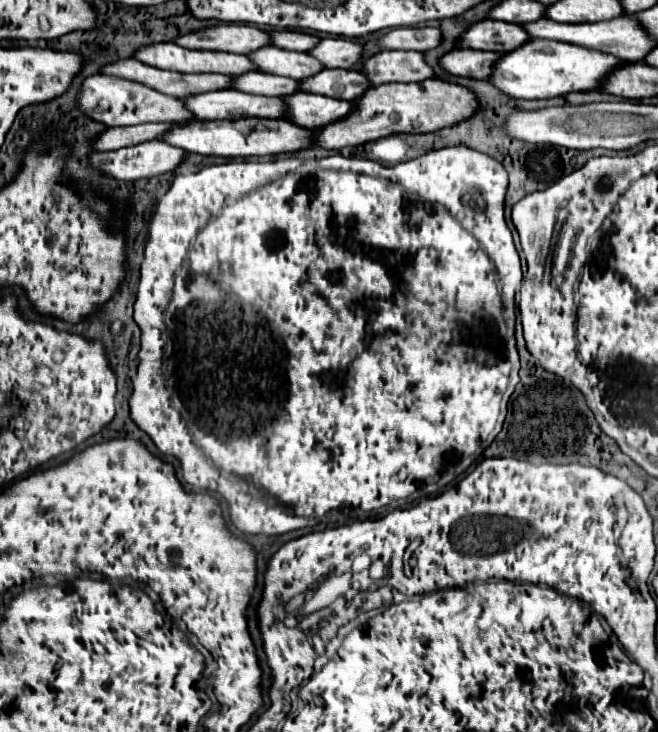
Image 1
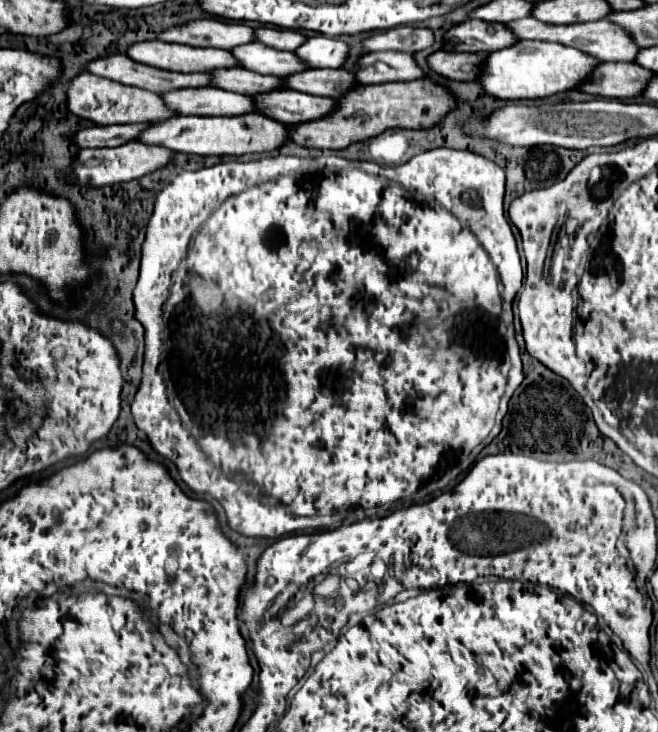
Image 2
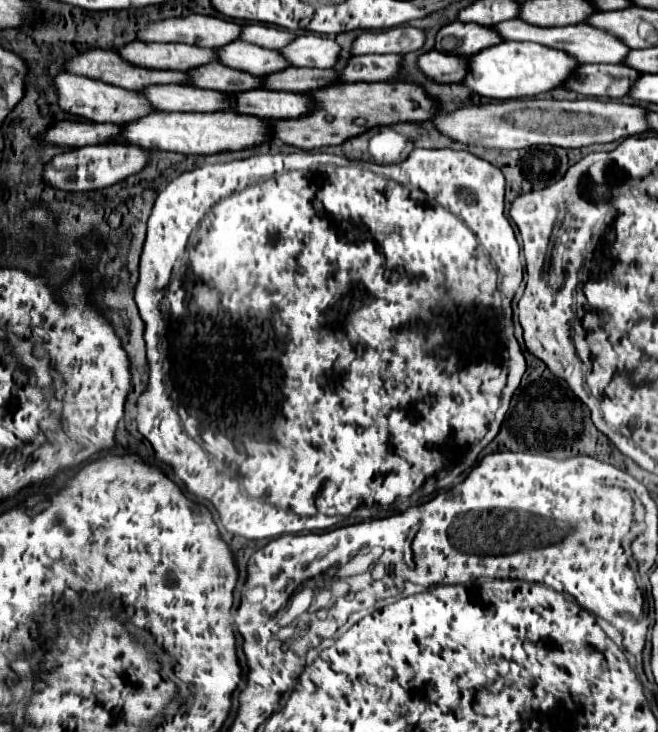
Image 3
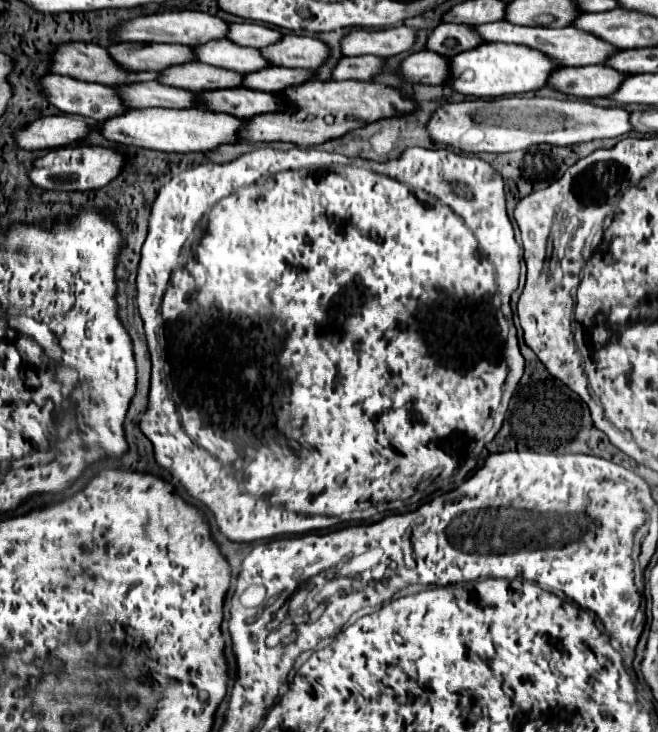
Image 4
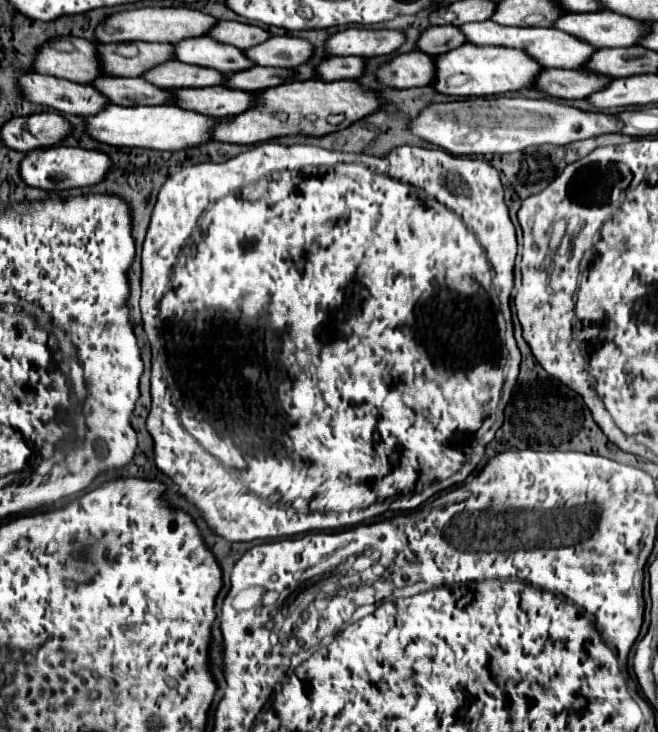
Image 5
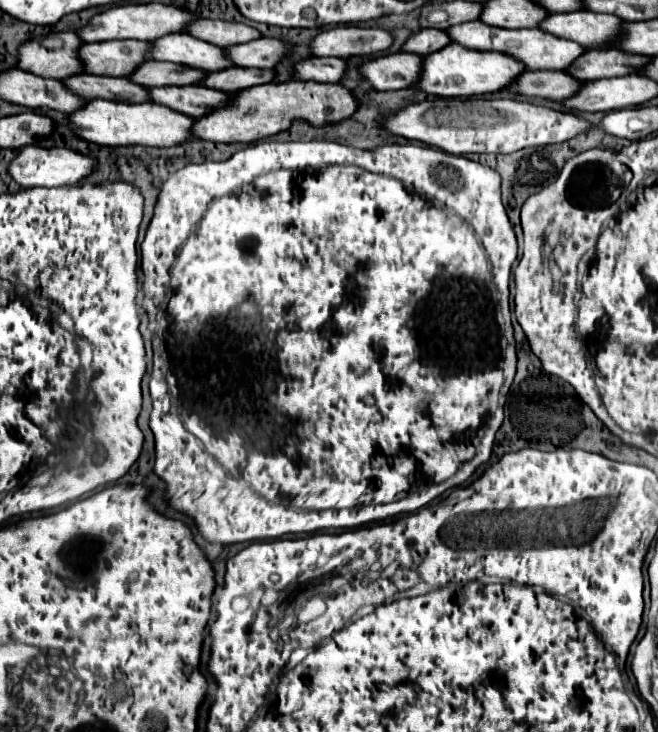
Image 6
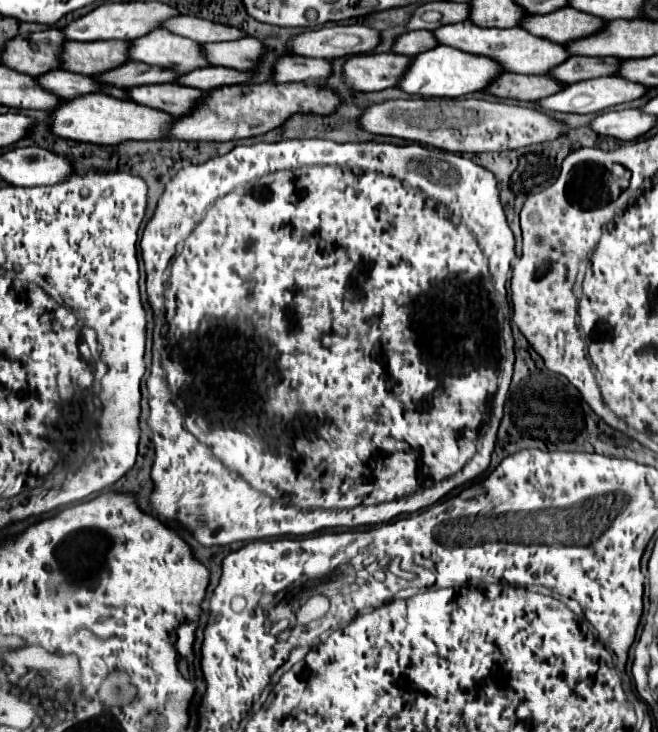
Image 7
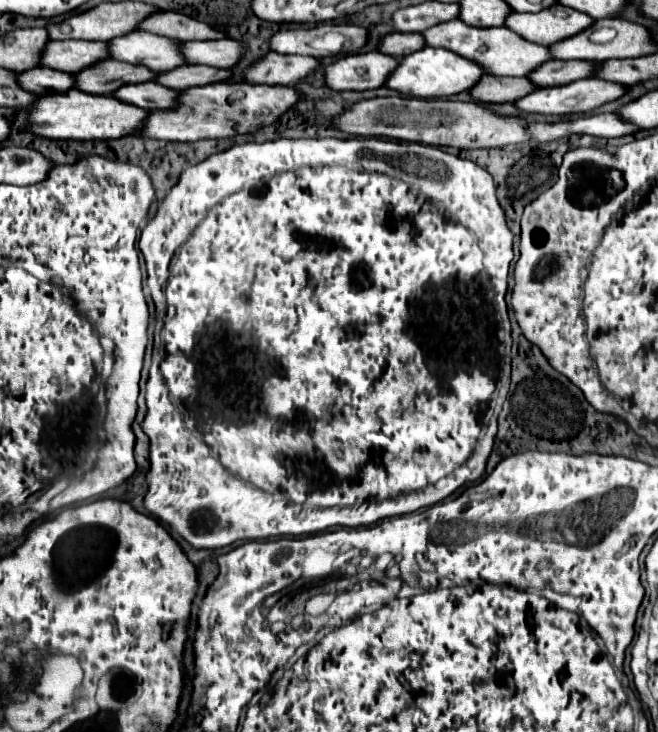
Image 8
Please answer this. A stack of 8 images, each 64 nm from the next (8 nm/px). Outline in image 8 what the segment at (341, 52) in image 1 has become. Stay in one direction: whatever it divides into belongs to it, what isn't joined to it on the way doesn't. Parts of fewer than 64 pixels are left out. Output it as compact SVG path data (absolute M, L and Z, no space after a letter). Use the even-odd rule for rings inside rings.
M190 40L180 44L180 54L188 64L206 64L212 68L230 68L238 62L244 46L236 40Z

